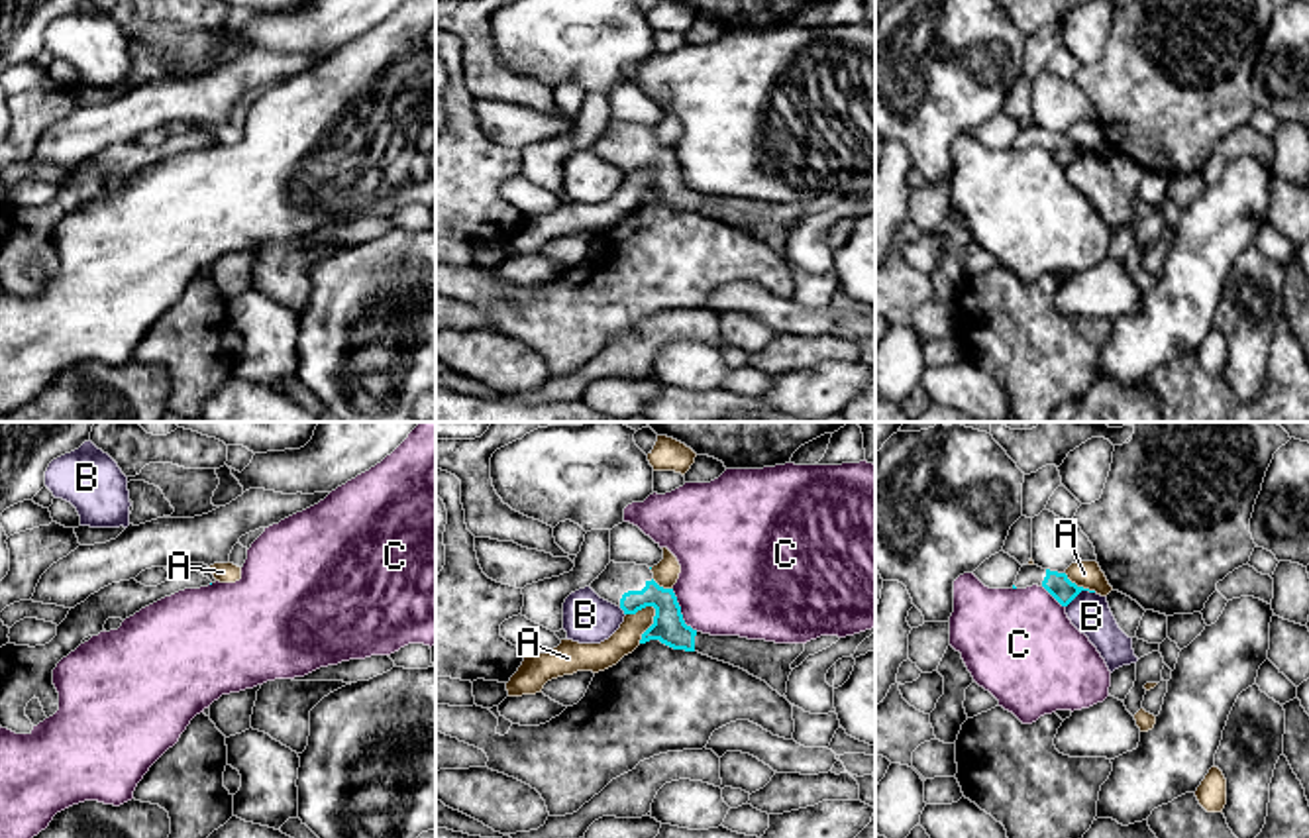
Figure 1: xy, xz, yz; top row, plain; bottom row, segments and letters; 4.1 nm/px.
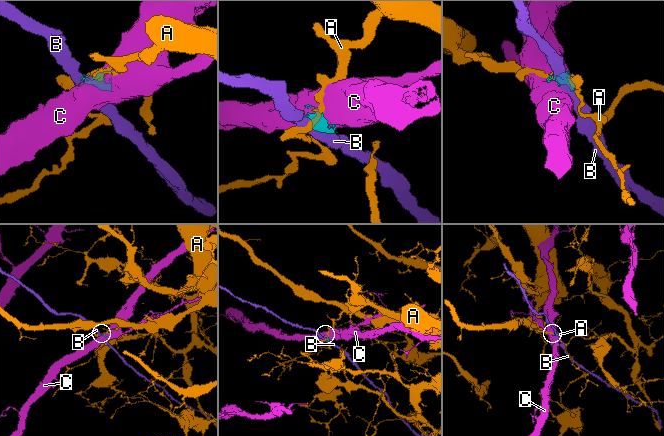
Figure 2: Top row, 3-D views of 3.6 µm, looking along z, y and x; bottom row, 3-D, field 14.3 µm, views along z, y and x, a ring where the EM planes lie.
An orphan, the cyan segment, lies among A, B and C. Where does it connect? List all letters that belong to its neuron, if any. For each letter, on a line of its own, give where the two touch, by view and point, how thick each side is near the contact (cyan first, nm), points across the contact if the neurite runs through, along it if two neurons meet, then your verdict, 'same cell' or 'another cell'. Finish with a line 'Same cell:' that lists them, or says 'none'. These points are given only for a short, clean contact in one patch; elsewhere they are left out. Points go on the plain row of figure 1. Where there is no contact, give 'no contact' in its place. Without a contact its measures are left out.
A: contact xz (652, 185); calibres 140 and 110 nm; border xz (652, 165), (652, 185), (638, 203); another cell
B: contact yz (1080, 152); calibres 100 and 170 nm; another cell
C: contact xz (680, 173); calibres 140 and 440 nm; another cell
Same cell: none

